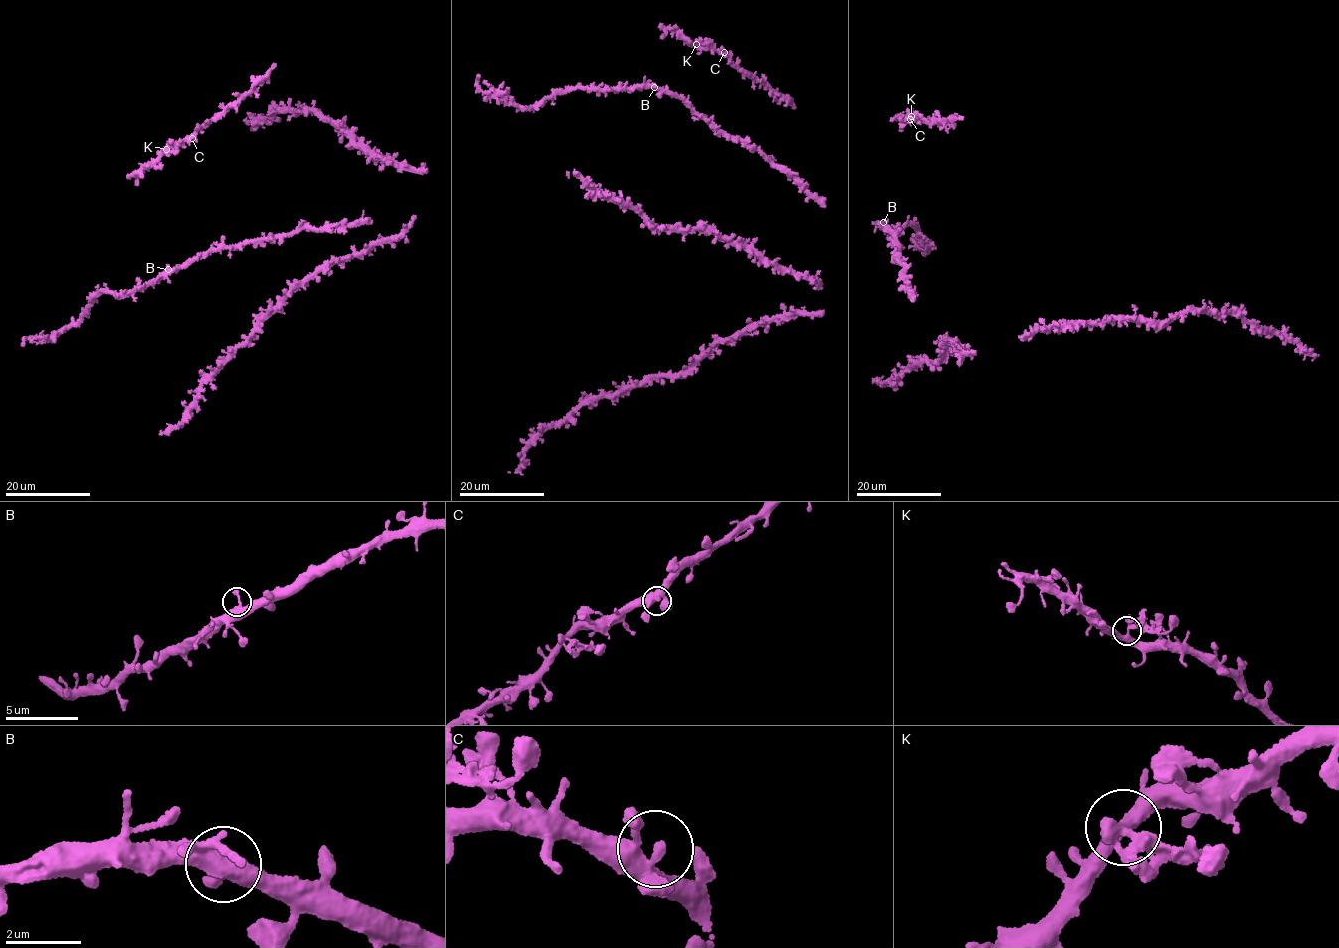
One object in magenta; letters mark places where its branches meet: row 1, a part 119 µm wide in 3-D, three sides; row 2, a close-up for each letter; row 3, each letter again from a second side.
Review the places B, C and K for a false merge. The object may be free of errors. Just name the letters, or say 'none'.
K

